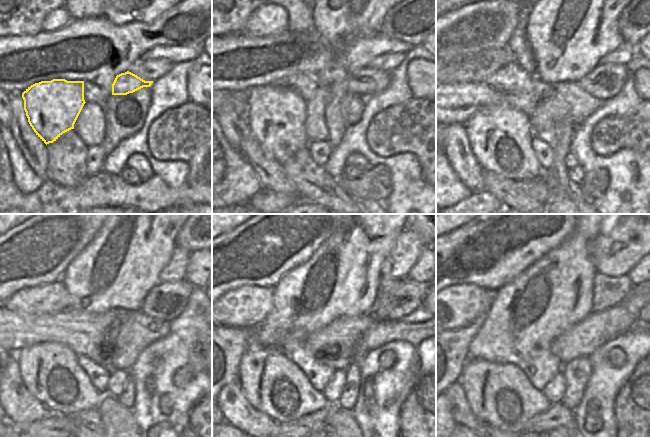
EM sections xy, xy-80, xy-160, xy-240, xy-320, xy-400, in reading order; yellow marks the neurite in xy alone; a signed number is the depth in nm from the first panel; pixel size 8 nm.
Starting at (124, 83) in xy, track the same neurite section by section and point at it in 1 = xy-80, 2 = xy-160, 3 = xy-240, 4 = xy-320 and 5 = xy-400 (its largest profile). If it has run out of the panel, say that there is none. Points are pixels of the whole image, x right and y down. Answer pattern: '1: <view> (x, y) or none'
1: xy-80 (368, 81)
2: xy-160 (604, 81)
3: xy-240 (165, 301)
4: xy-320 (405, 297)
5: xy-400 (634, 301)

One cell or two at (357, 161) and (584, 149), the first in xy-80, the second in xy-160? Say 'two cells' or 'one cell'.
two cells

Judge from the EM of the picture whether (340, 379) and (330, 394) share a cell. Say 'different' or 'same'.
same

